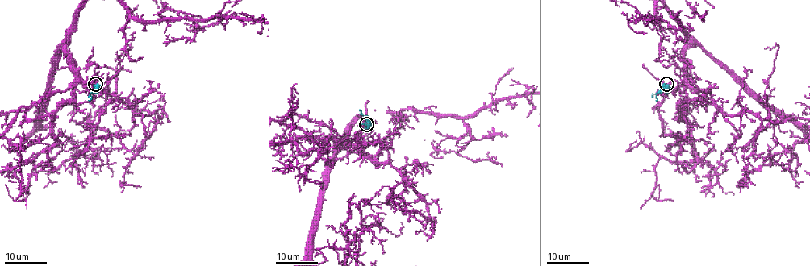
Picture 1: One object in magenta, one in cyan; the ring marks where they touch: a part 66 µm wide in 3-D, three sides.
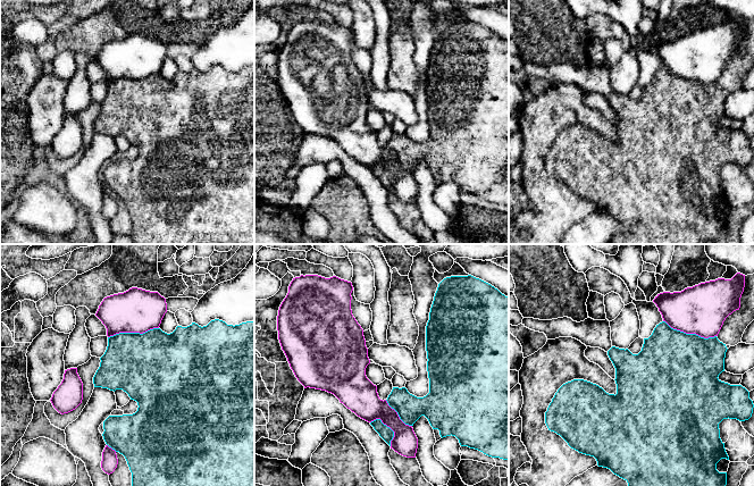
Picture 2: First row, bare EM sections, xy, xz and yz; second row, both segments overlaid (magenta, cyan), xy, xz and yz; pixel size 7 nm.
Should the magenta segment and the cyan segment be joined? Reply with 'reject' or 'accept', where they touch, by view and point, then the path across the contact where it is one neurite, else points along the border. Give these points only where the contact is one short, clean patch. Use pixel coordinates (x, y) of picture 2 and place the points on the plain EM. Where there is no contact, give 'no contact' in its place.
reject | yz (689, 78)

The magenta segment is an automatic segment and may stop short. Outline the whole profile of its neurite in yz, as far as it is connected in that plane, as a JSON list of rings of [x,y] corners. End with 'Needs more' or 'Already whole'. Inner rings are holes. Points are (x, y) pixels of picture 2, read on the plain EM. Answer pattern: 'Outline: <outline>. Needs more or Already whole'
Outline: [[[737,18],[731,25],[718,24],[687,33],[681,37],[660,39],[653,48],[659,53],[663,67],[671,74],[709,84],[718,82],[726,64],[739,56],[744,33],[745,20]]]. Already whole

